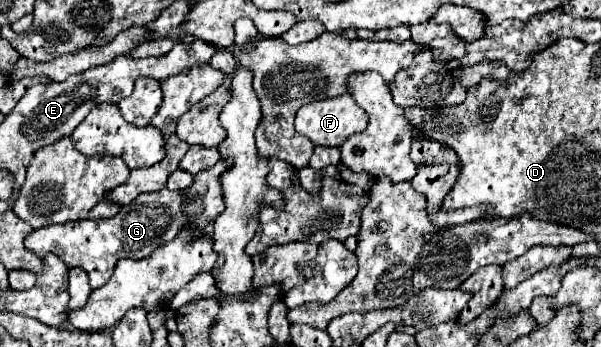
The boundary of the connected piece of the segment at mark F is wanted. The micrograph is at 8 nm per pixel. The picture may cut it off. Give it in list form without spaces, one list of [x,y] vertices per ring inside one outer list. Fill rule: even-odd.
[[[347,93],[343,97],[333,97],[333,99],[325,99],[325,101],[303,105],[297,111],[297,117],[295,117],[295,131],[299,135],[311,139],[315,145],[341,147],[347,141],[347,137],[363,131],[363,127],[367,127],[367,123],[369,123],[367,113],[363,113],[363,109]]]

